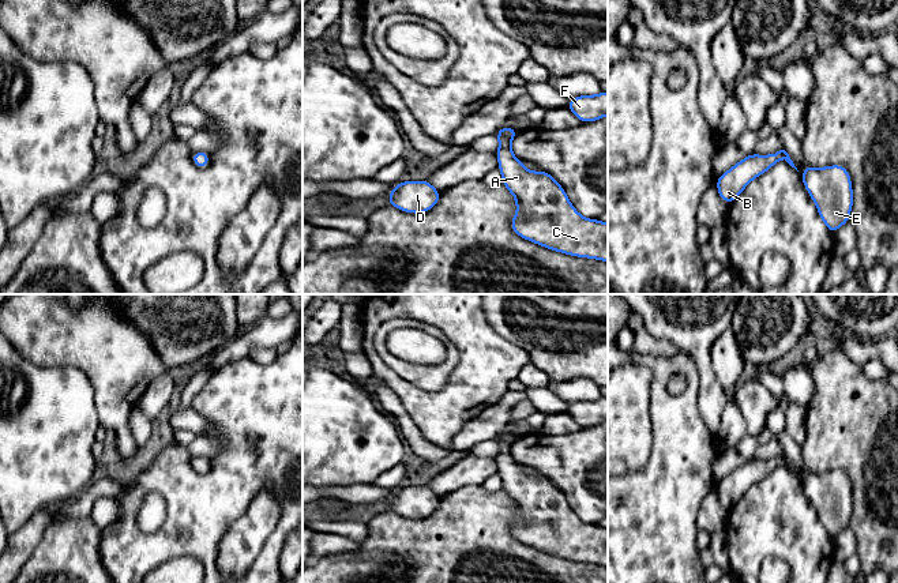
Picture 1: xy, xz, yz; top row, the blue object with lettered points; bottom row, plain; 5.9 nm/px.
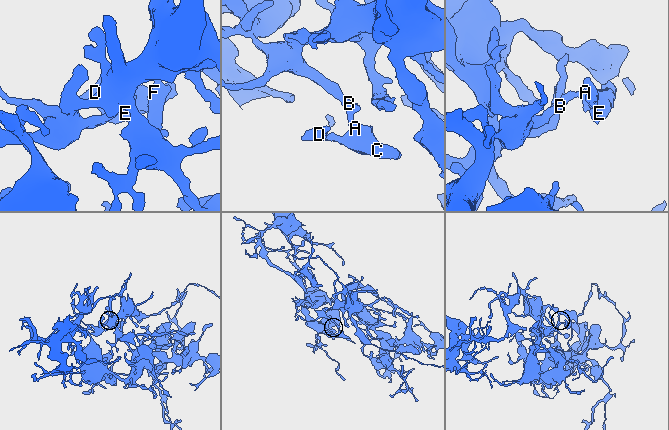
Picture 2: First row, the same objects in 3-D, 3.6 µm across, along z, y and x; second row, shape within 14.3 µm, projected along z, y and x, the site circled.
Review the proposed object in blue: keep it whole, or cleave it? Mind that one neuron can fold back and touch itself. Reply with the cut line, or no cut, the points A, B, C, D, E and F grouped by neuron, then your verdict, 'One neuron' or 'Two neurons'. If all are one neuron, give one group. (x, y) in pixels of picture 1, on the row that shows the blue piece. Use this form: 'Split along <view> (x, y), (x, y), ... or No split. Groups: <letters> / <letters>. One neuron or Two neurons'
No split. Groups: A B C D E F. One neuron

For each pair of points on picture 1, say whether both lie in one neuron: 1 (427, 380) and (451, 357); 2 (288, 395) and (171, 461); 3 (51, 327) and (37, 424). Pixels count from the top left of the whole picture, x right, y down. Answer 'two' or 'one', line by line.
1: one
2: one
3: two

